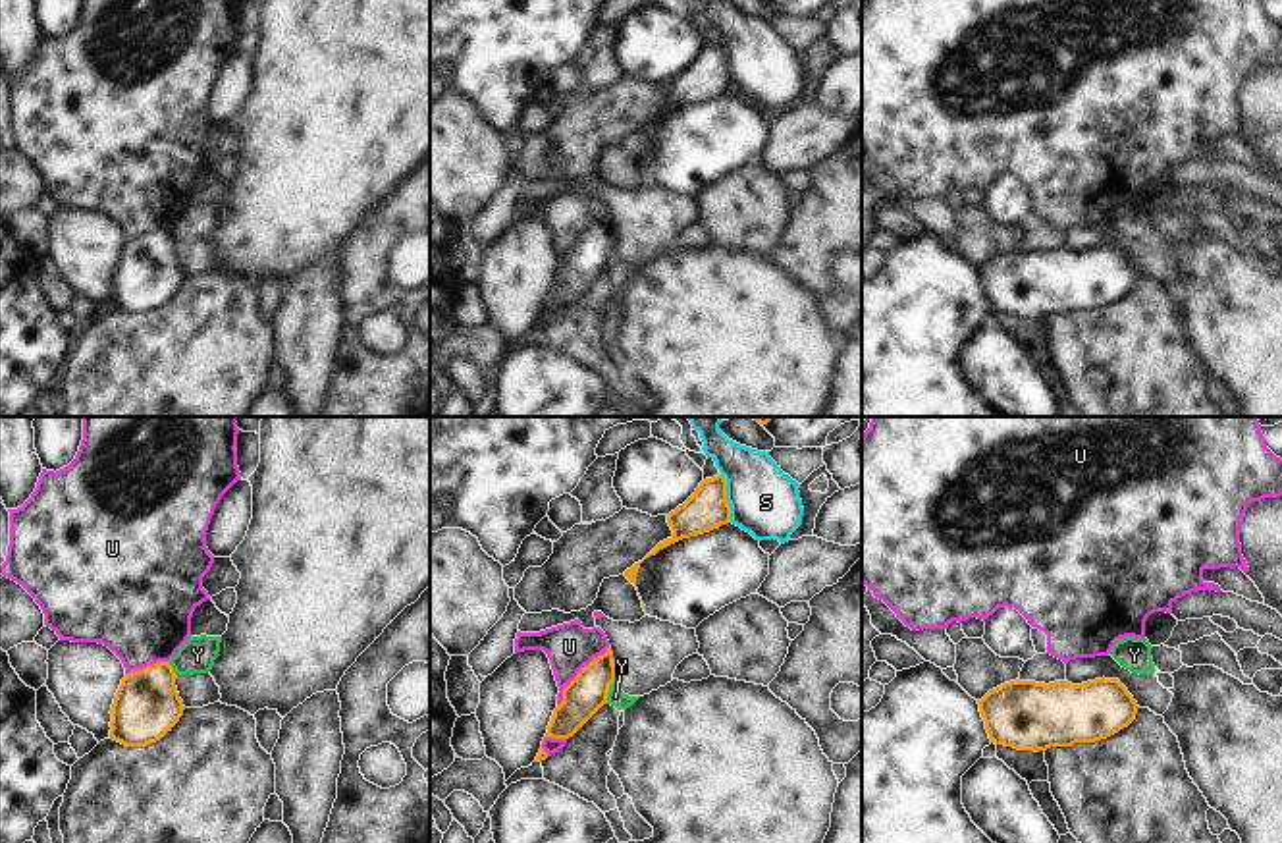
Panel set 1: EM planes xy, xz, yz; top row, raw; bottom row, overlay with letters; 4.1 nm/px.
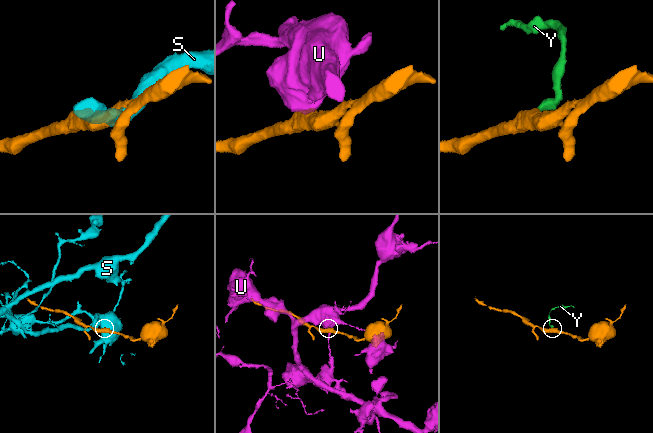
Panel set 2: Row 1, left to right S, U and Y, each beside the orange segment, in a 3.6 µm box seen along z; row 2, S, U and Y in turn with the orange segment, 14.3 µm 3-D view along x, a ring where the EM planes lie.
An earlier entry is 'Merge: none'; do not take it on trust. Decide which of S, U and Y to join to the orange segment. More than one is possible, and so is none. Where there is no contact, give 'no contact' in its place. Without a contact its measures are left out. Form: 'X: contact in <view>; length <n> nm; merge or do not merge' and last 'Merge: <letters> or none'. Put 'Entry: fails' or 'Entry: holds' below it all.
S: contact in xz; length 220 nm; do not merge
U: contact in xz; length 340 nm; do not merge
Y: contact in xz; length 110 nm; do not merge
Merge: none
Entry: holds

